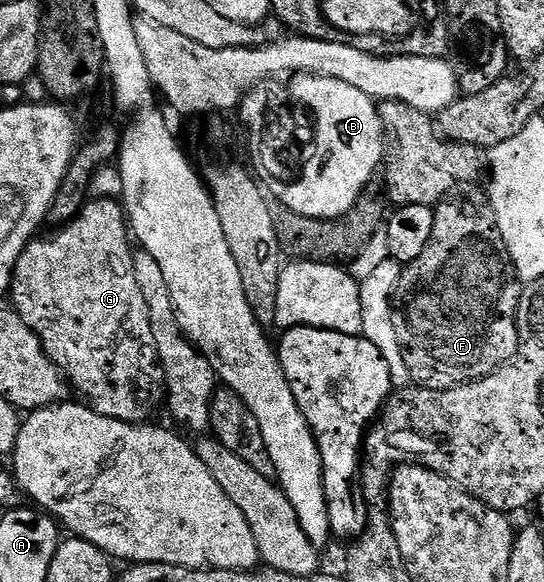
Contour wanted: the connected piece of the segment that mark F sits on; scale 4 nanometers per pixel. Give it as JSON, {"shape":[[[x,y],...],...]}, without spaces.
{"shape":[[[451,195],[438,202],[434,209],[432,239],[428,239],[428,247],[424,247],[424,255],[420,255],[420,259],[416,259],[403,268],[398,284],[394,286],[388,323],[396,331],[400,365],[410,372],[410,377],[414,380],[411,382],[420,389],[451,389],[457,385],[465,385],[467,381],[478,381],[481,377],[490,376],[503,365],[513,361],[518,355],[518,300],[523,286],[518,280],[518,272],[515,271],[514,264],[510,262],[506,244],[498,230],[498,224],[494,218],[494,208],[491,207],[489,200],[482,198],[481,201],[478,197],[458,196]]]}

